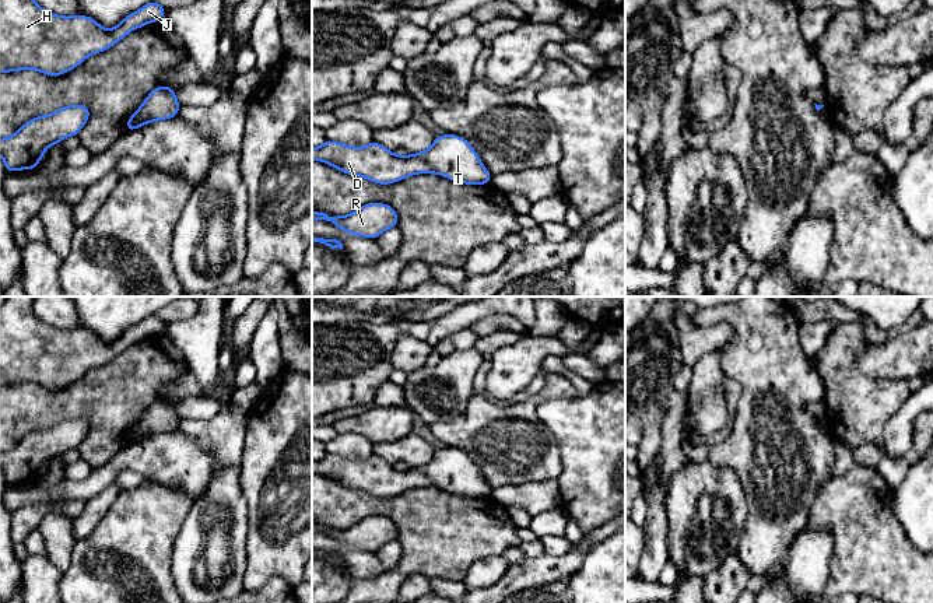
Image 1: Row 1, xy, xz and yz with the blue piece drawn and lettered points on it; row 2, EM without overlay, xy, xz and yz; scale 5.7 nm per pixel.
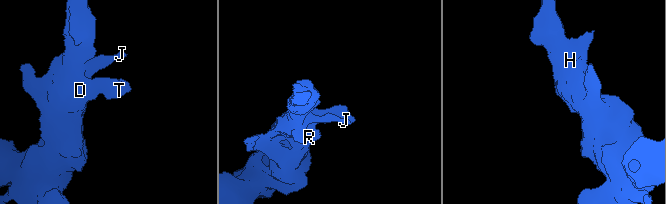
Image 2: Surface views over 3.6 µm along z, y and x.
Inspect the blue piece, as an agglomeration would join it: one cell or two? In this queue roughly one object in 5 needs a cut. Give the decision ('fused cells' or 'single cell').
single cell

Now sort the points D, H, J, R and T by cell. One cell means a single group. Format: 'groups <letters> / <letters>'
groups D H J R T

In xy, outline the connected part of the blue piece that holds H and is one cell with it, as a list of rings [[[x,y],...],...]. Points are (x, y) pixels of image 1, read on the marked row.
[[[0,0],[0,73],[32,69],[45,76],[63,76],[88,56],[109,49],[133,29],[164,20],[165,13],[158,1],[150,1],[124,17],[113,29],[105,29],[87,15],[56,15],[34,0]]]

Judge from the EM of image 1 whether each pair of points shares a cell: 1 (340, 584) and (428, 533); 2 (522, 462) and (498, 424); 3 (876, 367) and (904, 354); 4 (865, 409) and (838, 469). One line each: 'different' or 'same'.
1: different
2: same
3: same
4: different

